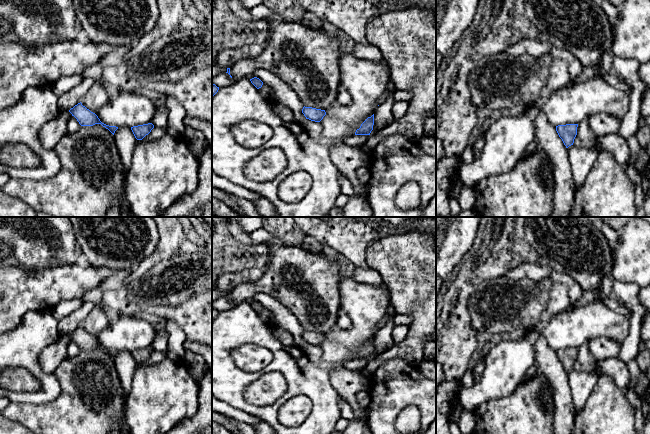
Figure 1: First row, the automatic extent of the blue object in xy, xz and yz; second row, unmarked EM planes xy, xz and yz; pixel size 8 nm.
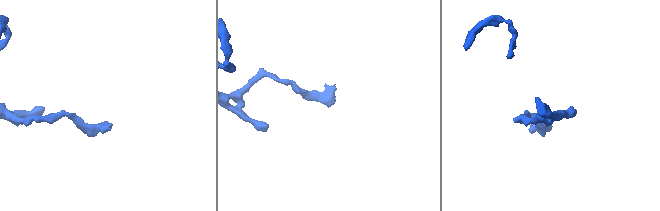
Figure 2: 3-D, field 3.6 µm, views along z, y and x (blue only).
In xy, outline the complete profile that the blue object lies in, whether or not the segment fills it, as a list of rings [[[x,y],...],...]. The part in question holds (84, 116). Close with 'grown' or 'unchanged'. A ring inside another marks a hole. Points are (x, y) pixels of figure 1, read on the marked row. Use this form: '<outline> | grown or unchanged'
[[[81,102],[71,108],[69,112],[77,119],[81,126],[93,126],[95,124],[101,124],[113,135],[118,129],[118,127],[116,126],[109,126],[102,123],[98,116],[95,113],[91,112],[89,109],[87,109],[85,106],[83,106]]] | unchanged

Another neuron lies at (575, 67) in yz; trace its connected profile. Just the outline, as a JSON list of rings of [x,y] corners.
[[[577,58],[570,62],[568,65],[568,70],[571,79],[575,79],[582,72],[583,68],[584,66]]]

